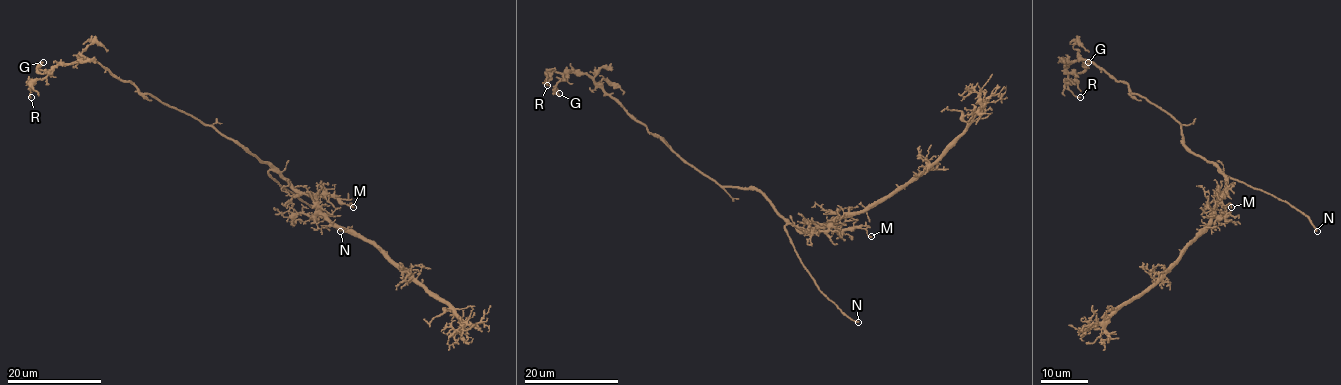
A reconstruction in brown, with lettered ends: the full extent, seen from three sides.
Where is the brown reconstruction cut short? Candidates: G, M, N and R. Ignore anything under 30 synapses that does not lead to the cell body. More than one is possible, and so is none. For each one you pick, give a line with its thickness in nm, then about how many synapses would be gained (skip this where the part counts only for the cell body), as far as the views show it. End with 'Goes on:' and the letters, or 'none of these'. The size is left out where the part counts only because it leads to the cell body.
N: 200 nm
Goes on: N

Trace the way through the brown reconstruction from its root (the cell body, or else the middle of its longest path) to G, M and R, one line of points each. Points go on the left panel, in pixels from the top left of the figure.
G: (266, 163), (211, 126), (120, 81), (98, 62), (77, 59), (41, 74), (38, 65), (43, 62)
M: (266, 163), (299, 191), (311, 195), (336, 195), (353, 207)
R: (266, 163), (211, 126), (120, 81), (98, 62), (77, 59), (55, 65), (30, 86), (31, 97)

